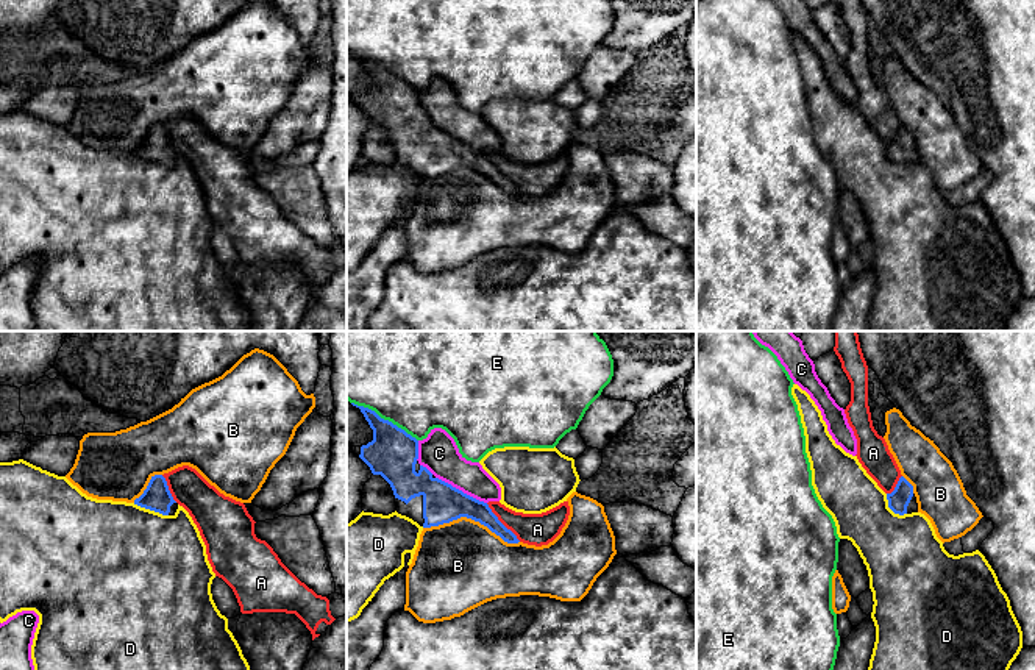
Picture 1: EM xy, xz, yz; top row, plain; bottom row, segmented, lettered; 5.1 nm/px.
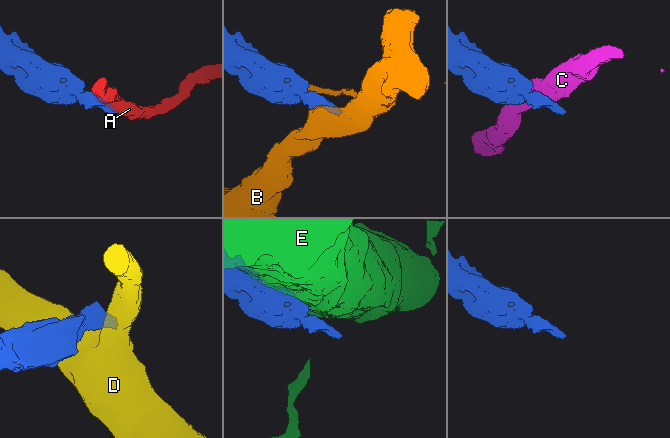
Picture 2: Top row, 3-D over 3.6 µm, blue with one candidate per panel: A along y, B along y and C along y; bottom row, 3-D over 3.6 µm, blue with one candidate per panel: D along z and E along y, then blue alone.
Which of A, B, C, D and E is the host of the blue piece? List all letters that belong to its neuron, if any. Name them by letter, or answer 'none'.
none

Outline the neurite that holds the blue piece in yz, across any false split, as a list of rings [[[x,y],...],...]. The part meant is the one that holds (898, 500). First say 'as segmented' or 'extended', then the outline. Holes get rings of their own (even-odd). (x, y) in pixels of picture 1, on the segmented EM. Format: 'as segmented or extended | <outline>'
extended | [[[901,476],[895,490],[887,494],[888,508],[899,515],[918,512],[916,497],[913,486]]]

